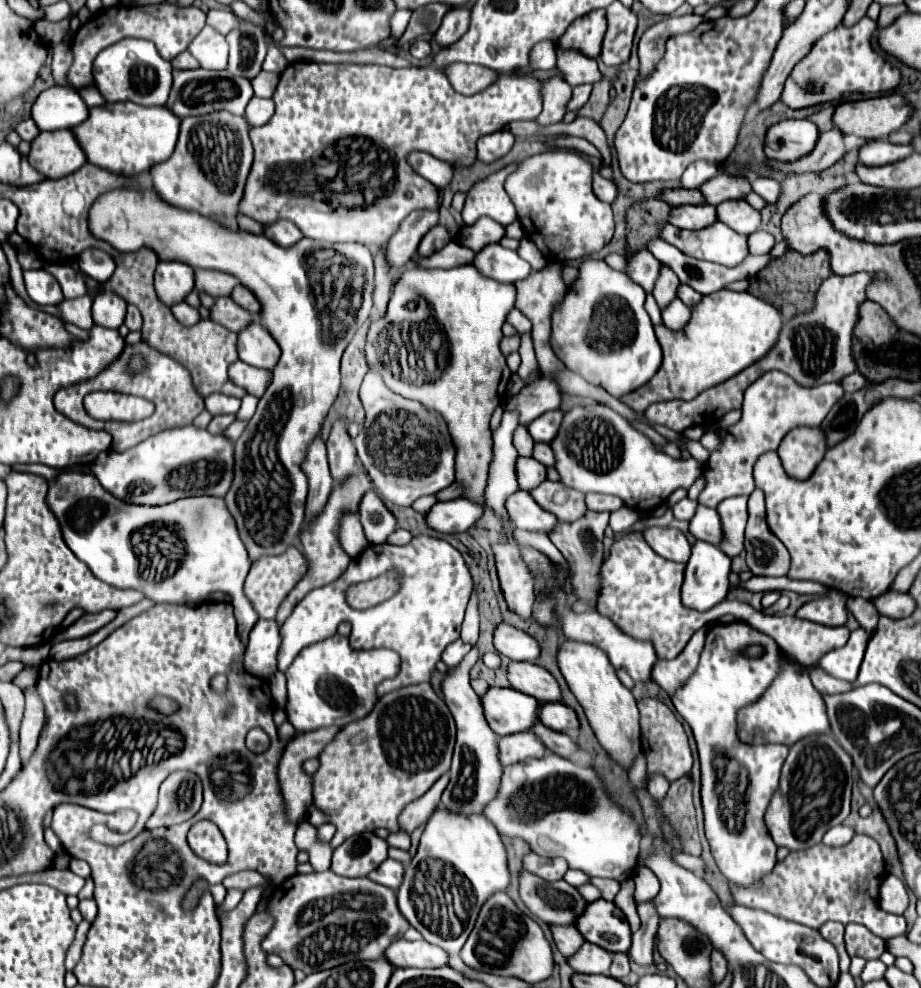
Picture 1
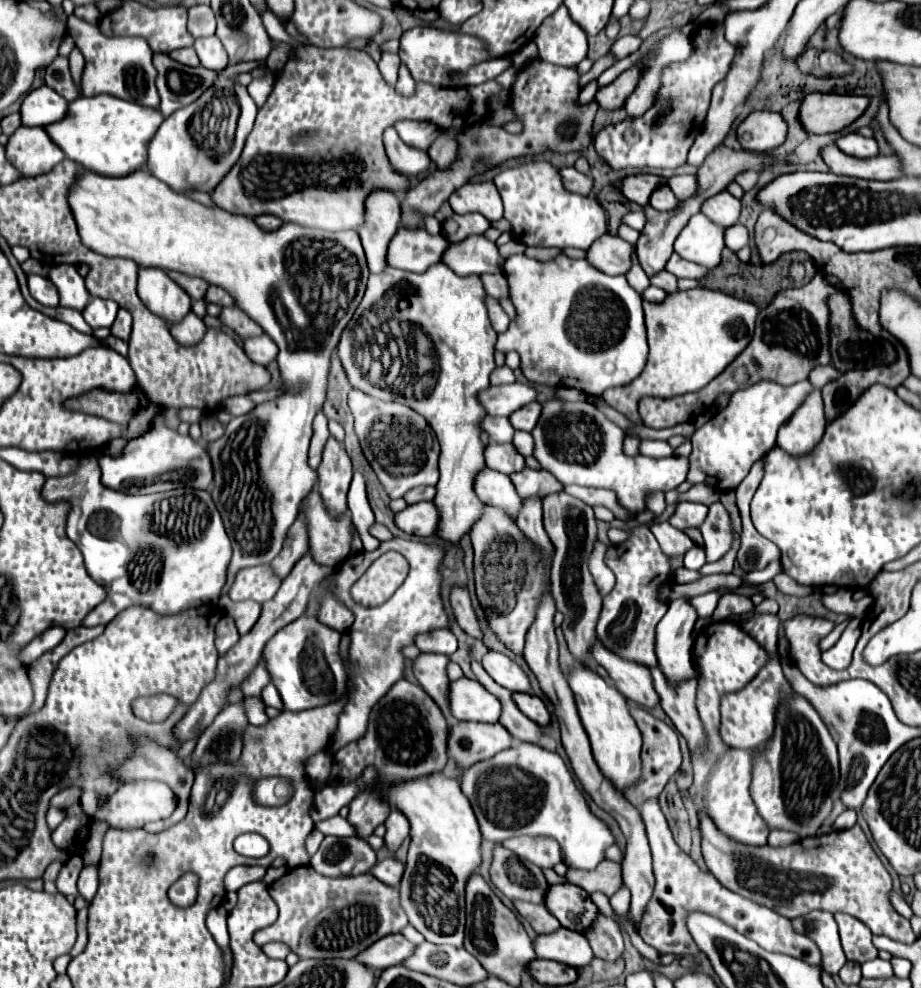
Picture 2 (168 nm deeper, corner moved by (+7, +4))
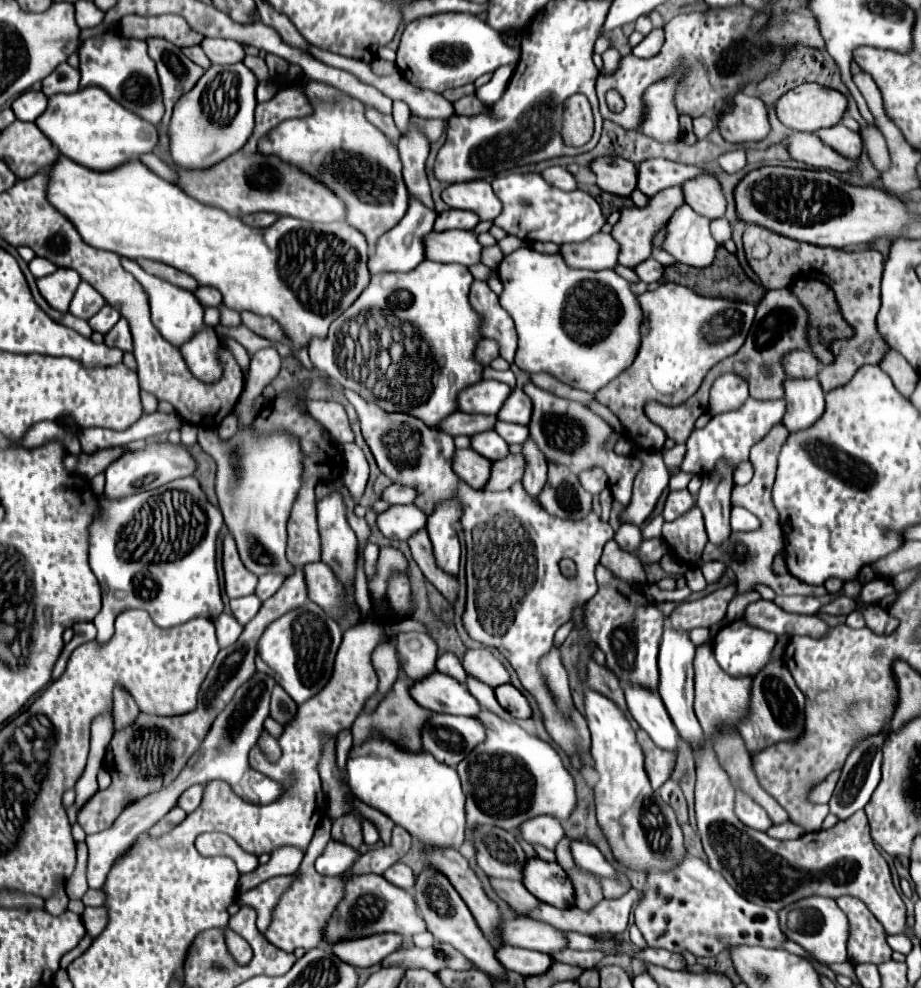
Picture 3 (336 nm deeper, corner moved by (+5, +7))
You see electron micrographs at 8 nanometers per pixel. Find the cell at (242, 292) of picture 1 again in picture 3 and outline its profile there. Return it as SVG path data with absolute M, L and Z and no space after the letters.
M198 287L198 289L194 291L194 295L196 295L196 299L198 299L204 307L218 307L218 305L222 303L222 295L220 295L220 291L214 289L214 287Z

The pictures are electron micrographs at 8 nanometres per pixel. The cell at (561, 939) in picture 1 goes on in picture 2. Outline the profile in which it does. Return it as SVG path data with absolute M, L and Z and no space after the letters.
M514 902L516 910L520 912L522 918L526 918L532 928L538 934L552 934L560 928L560 922L550 914L550 910L544 904L528 904L528 902Z

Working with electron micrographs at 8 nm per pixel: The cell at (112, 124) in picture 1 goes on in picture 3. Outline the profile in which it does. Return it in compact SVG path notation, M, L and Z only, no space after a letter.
M100 87L50 95L46 111L34 123L42 133L46 133L60 155L96 171L110 171L124 161L154 151L158 145L158 129L114 103L114 99Z

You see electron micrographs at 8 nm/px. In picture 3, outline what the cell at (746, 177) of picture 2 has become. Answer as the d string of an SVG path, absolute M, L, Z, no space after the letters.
M744 149L728 151L728 153L718 157L718 163L720 163L720 167L726 173L736 173L736 171L740 171L746 165L746 153L744 153Z

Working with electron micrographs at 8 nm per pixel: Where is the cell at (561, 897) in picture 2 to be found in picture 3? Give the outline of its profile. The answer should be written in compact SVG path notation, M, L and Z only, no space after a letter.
M528 857L522 869L522 883L544 903L560 909L574 905L574 887L566 871L556 861L550 863L540 857Z

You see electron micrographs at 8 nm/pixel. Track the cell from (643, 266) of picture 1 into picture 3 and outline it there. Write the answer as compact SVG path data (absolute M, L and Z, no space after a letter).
M596 233L584 243L560 245L560 255L574 269L612 269L618 263L618 243L606 233Z

